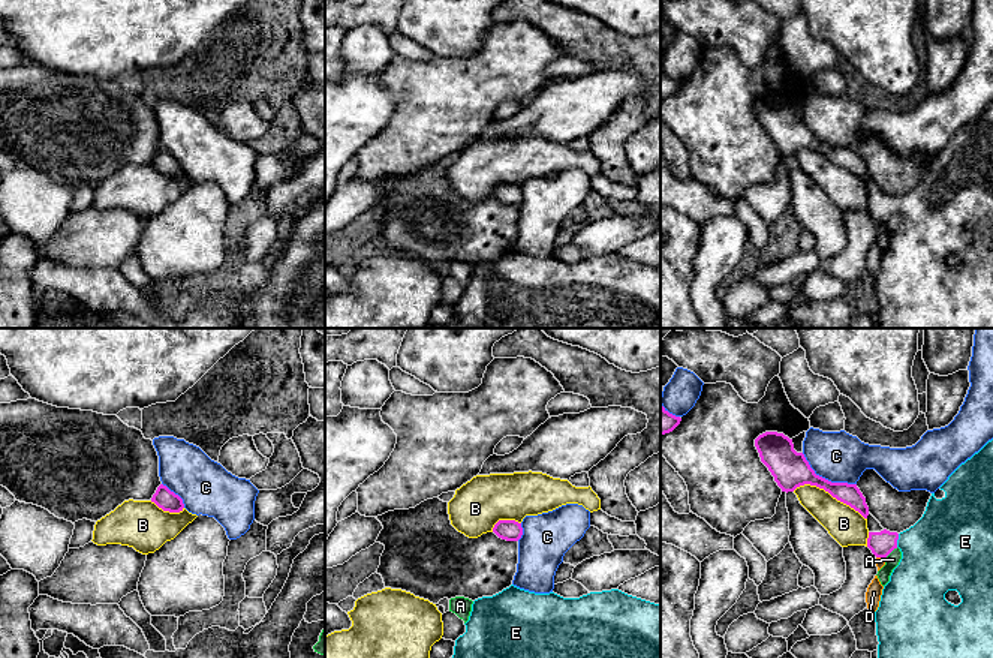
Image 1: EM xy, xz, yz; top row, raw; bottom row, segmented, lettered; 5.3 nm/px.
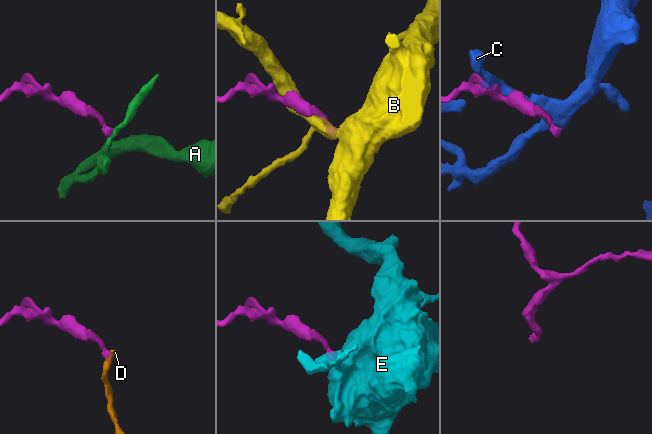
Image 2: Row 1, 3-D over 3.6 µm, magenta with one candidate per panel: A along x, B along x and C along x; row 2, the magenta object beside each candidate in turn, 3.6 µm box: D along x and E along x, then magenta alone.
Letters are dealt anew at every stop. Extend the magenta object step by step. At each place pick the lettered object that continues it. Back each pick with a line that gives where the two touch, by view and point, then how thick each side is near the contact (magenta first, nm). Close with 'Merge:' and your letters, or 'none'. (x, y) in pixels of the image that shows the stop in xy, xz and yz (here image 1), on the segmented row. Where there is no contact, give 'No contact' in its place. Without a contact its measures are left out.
E: Touches magenta at yz (897, 538). Thickness 130 nm (magenta) against 420 nm
Merge: E

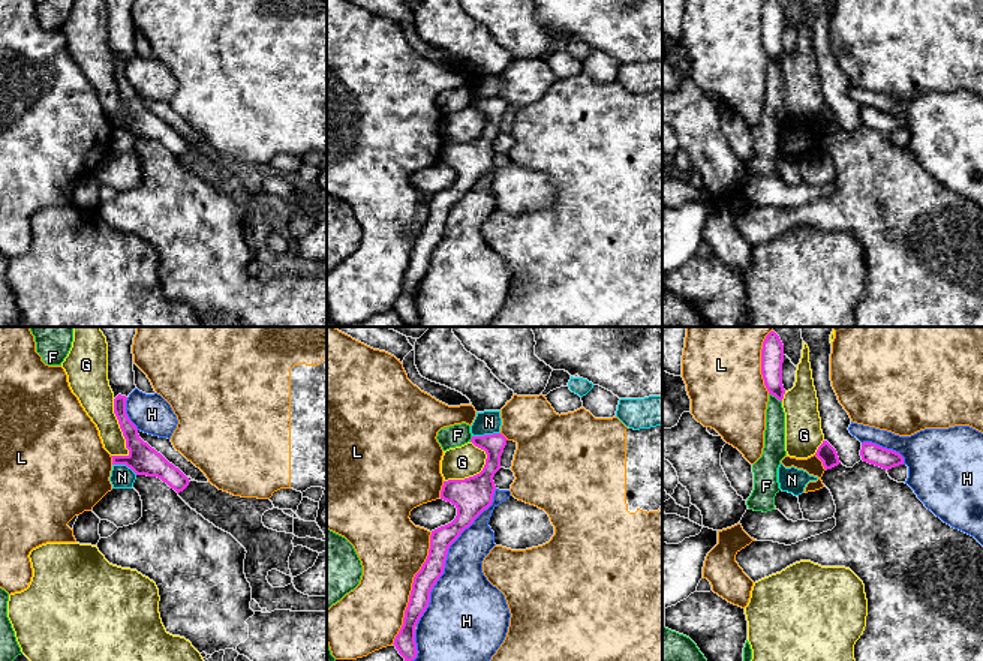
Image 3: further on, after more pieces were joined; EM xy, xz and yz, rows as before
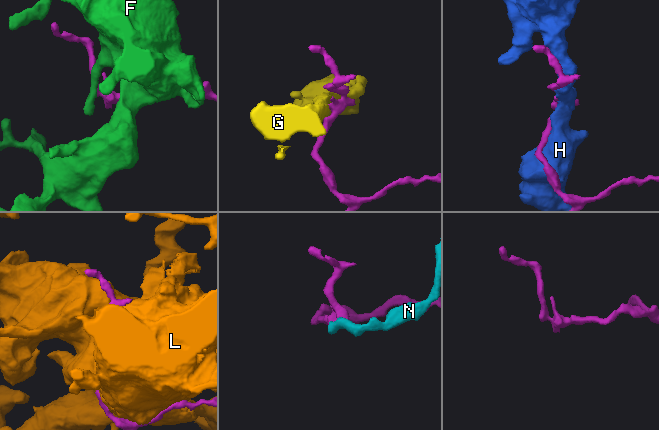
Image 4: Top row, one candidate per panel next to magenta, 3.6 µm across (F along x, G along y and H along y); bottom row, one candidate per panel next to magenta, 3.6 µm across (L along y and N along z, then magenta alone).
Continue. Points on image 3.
Merge: none

